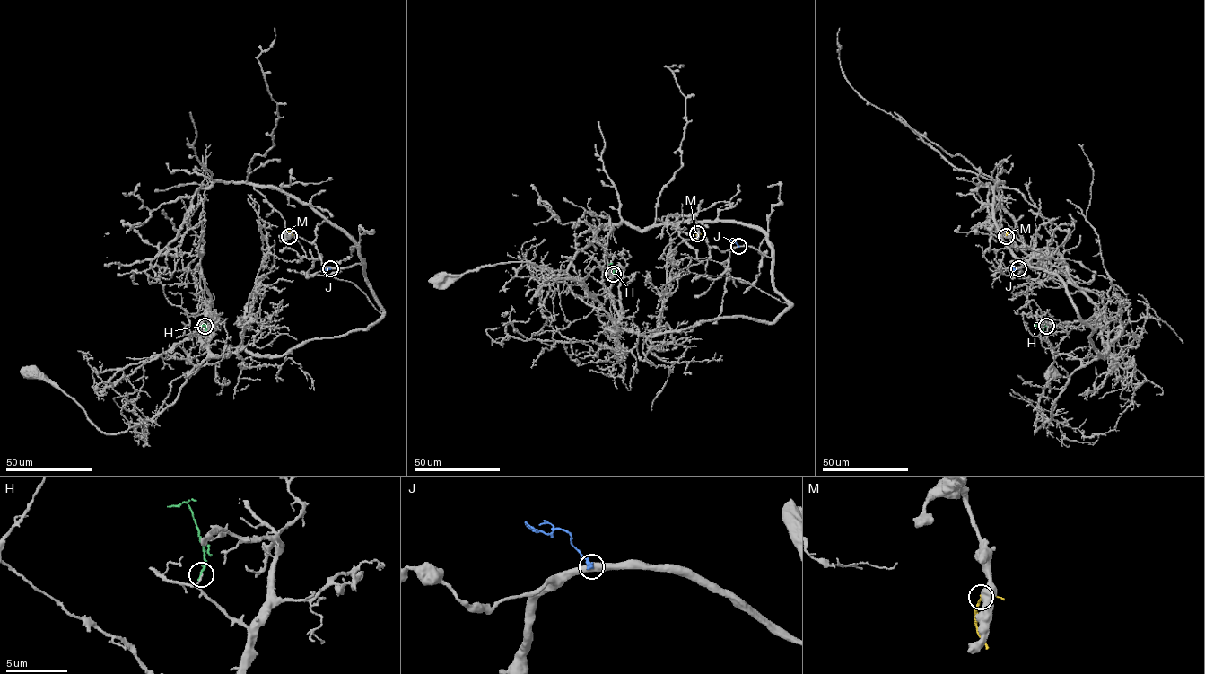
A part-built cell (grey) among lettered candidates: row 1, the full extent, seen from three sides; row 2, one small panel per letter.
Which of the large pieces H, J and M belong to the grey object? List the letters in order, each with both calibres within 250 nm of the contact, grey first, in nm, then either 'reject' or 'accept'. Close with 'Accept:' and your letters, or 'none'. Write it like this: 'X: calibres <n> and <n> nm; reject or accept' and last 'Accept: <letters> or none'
H: calibres 120 and 140 nm; reject
J: calibres 550 and 400 nm; reject
M: calibres 550 and 120 nm; reject
Accept: none

